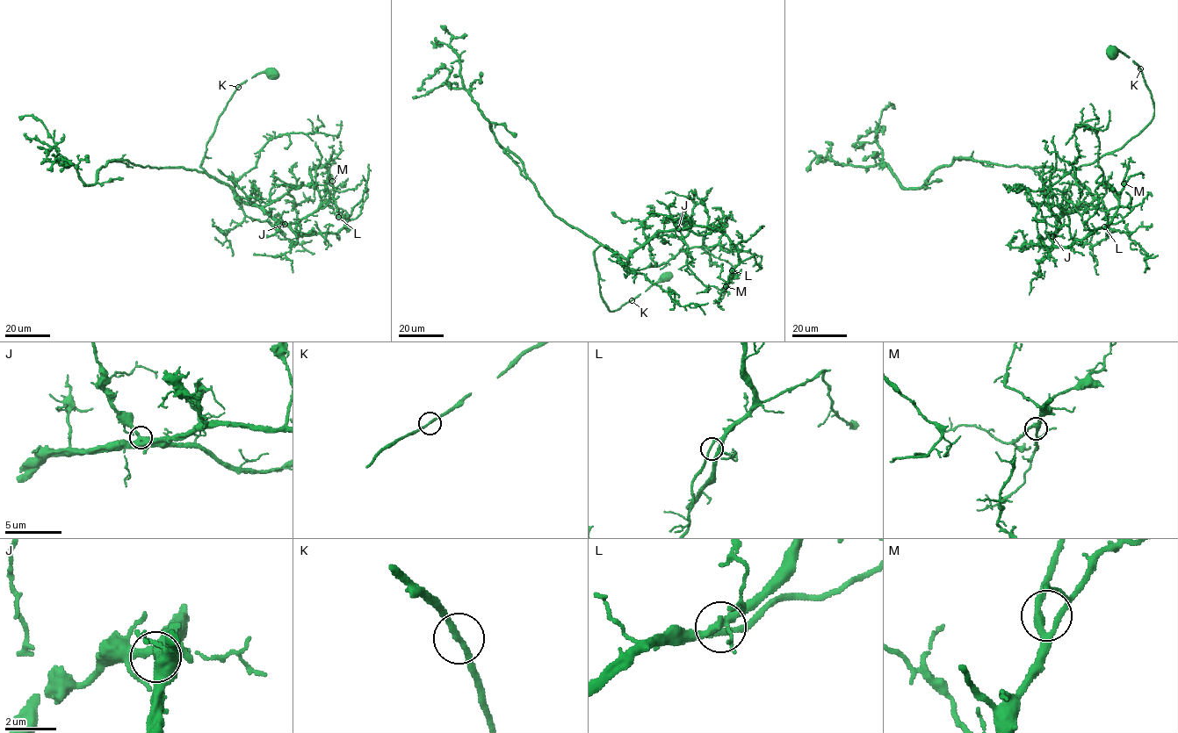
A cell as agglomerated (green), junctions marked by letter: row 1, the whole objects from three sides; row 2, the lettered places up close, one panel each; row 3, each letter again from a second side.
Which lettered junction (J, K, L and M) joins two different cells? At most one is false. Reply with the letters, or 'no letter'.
no letter

